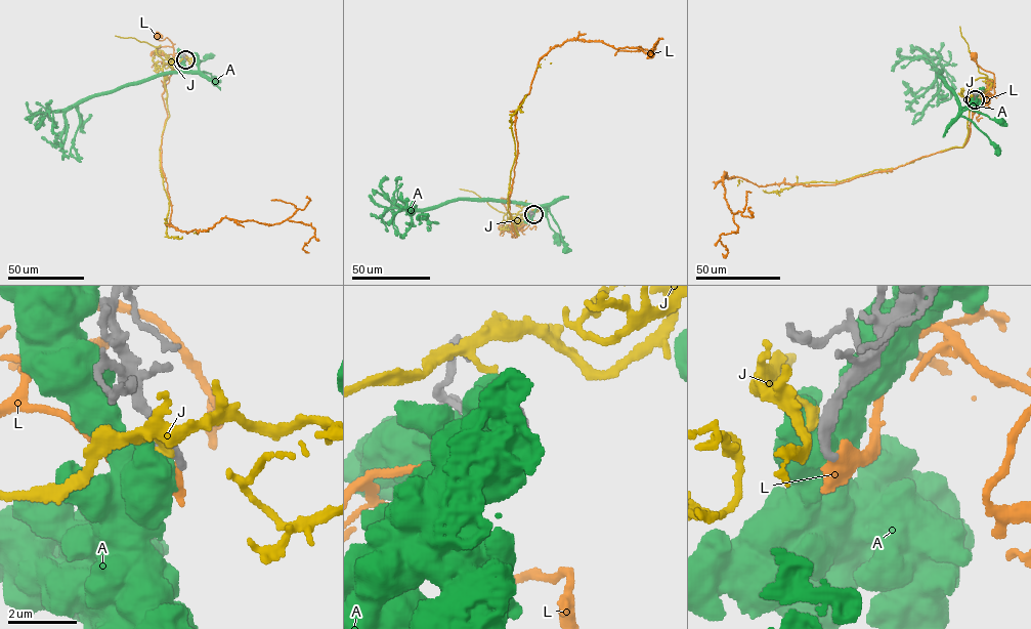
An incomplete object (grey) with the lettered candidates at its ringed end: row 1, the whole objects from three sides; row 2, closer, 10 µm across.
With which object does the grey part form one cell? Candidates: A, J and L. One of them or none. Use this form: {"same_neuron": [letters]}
{"same_neuron": ["L"]}

